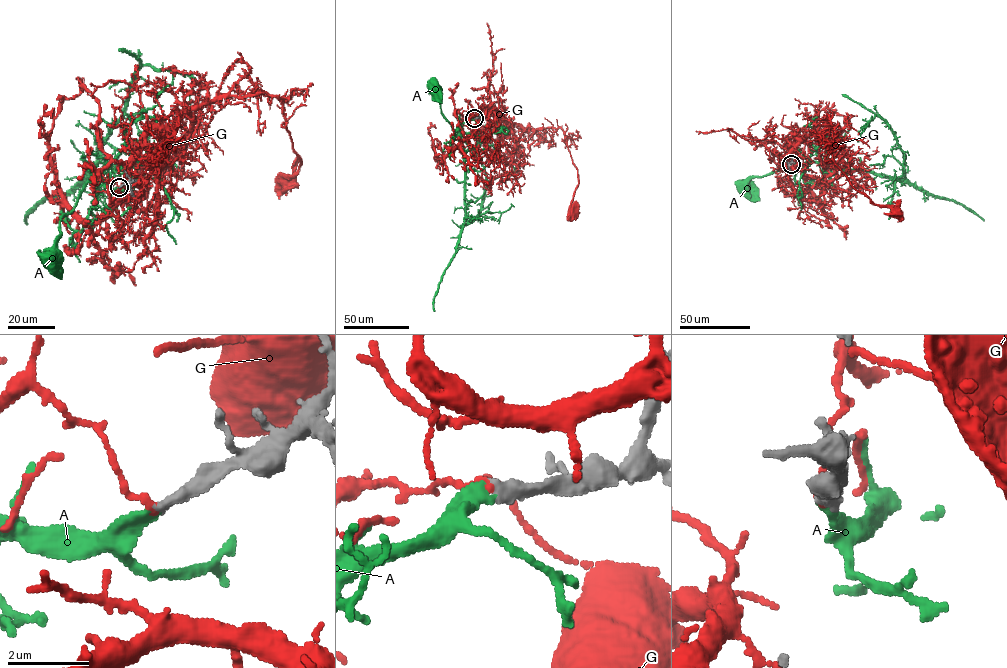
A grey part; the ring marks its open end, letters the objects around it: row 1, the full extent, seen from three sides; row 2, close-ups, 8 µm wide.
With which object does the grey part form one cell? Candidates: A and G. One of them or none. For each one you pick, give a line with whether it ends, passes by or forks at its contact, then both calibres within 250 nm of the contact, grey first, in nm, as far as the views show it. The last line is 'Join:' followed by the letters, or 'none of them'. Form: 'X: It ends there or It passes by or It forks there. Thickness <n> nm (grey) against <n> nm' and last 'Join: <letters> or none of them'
G: It ends there. Thickness 320 nm (grey) against 180 nm
Join: G

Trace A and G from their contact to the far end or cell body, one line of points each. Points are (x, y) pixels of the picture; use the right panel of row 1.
A: (791, 164), (800, 157), (809, 160), (786, 171), (753, 177), (742, 187)
G: (791, 164), (787, 172), (781, 158), (805, 137), (819, 132), (833, 162), (856, 189), (895, 213)

